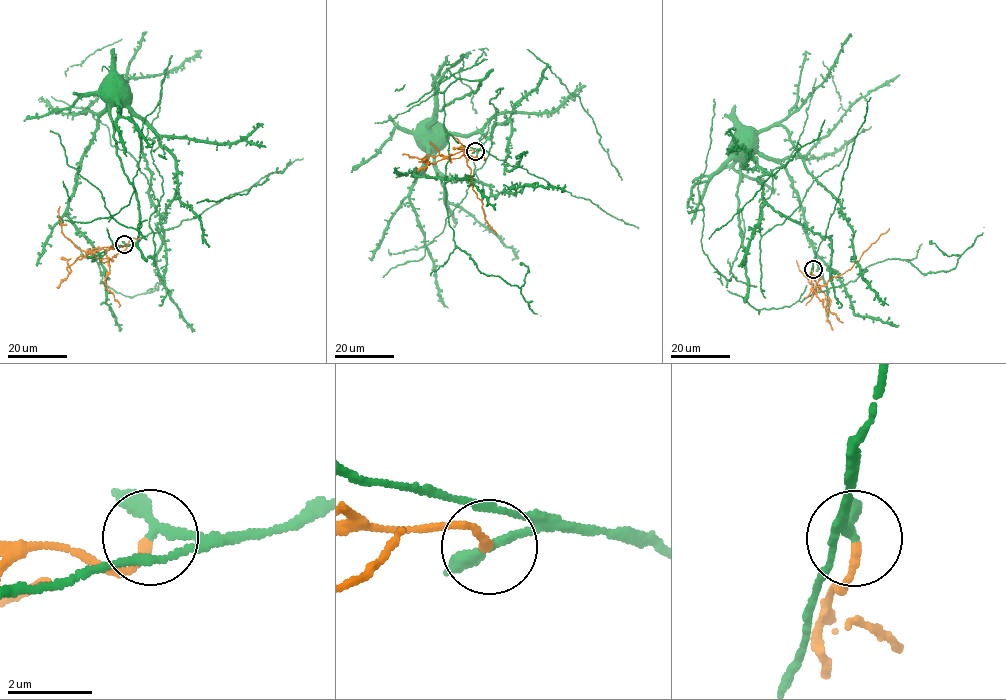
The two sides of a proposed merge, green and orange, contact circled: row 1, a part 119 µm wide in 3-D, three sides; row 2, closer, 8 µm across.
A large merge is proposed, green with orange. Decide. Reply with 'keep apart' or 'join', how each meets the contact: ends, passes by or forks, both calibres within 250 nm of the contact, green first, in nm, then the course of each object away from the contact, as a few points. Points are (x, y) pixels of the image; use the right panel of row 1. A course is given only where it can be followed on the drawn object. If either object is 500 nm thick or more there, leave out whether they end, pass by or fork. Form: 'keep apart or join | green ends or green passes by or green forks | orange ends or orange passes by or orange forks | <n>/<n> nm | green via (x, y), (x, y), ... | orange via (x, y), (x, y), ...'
keep apart | green passes by | orange ends | 200/190 nm | green via (813, 269), (824, 239), (776, 212), (764, 201), (759, 178), (768, 173), (758, 167), (755, 160), (731, 143) | orange via (812, 269), (812, 288), (824, 286), (832, 277), (849, 270), (889, 228)

